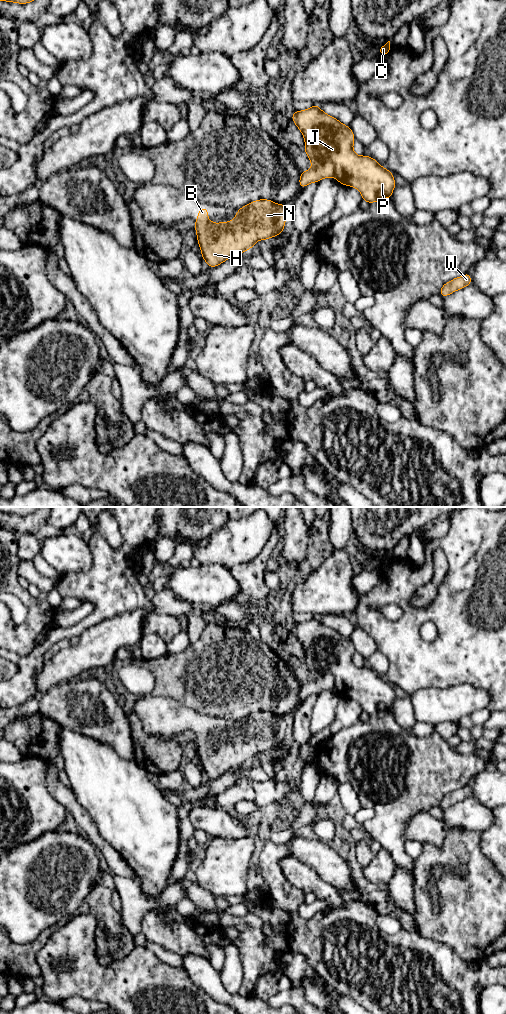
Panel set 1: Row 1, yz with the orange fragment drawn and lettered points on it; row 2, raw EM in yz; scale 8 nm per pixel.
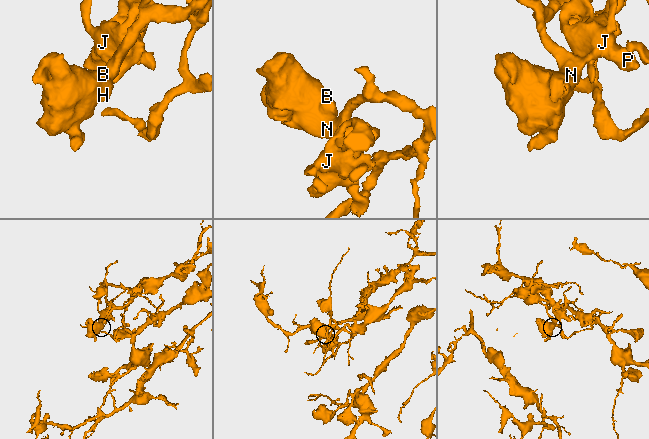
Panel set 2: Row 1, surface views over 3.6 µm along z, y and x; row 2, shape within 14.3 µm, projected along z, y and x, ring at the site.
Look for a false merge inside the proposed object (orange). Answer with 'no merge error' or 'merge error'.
merge error

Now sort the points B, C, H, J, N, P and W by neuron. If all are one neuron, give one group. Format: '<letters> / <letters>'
B H N W / C J P

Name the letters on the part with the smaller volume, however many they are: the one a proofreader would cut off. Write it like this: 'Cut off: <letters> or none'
Cut off: C, J, P

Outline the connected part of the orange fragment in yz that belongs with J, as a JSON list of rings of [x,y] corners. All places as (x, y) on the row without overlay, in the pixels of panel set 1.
[[[318,617],[293,624],[292,633],[304,649],[305,665],[312,677],[332,674],[339,696],[356,700],[364,714],[374,715],[392,709],[394,699],[397,697],[393,685],[383,680],[374,670],[366,667],[358,668],[354,664],[355,648],[350,639],[323,624]]]

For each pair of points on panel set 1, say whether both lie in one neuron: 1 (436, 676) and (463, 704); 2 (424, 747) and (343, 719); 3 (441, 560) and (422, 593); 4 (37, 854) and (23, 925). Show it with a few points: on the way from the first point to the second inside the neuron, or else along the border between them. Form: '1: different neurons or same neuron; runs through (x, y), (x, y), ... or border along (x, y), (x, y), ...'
1: different neurons; border along (470, 684), (459, 683), (444, 688), (424, 689)
2: different neurons; border along (363, 713), (354, 723), (339, 729), (333, 734)
3: same neuron; runs through (440, 569), (436, 581), (431, 586)
4: same neuron; runs through (37, 872), (37, 881), (25, 893), (24, 907)

